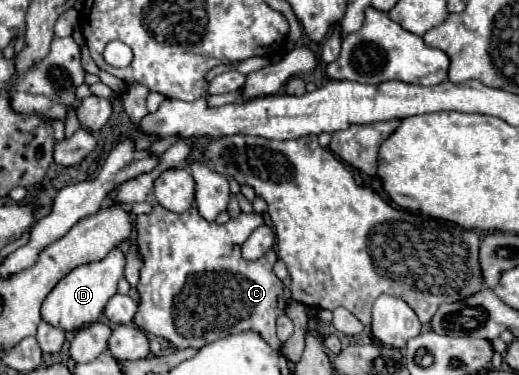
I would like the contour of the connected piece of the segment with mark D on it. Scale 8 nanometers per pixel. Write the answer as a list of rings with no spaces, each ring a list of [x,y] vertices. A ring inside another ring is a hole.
[[[112,249],[102,261],[80,265],[72,269],[44,299],[42,319],[54,327],[60,327],[66,333],[78,331],[94,323],[102,315],[108,299],[116,293],[118,279],[124,275],[124,263],[126,263],[124,253],[120,249]]]

